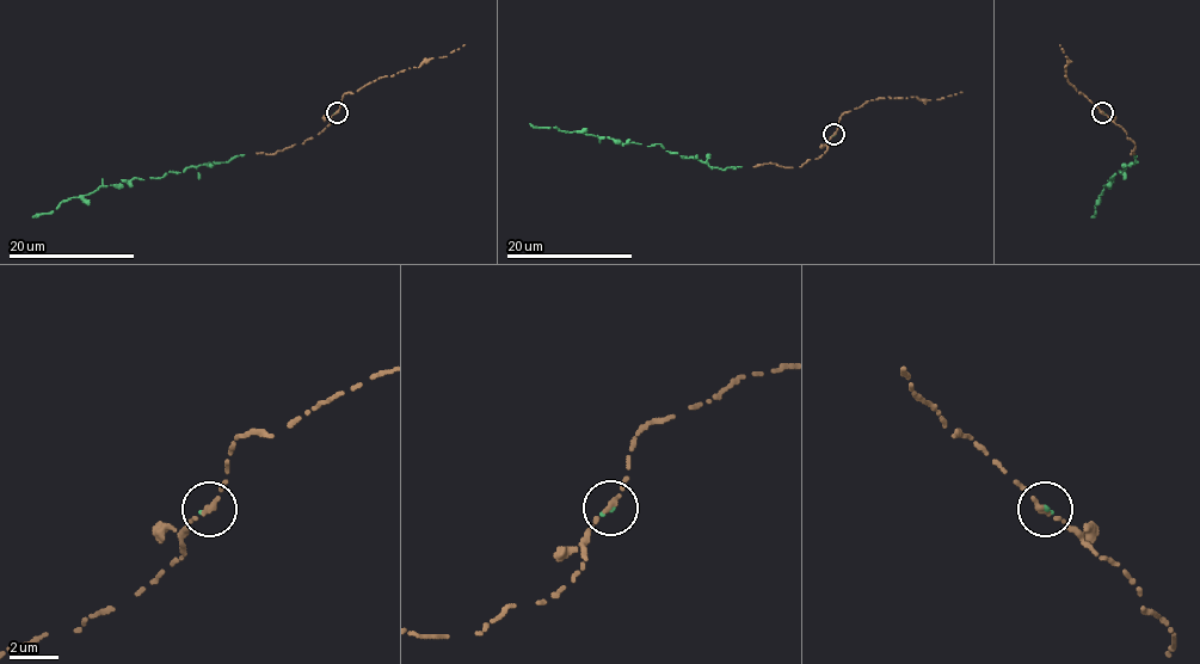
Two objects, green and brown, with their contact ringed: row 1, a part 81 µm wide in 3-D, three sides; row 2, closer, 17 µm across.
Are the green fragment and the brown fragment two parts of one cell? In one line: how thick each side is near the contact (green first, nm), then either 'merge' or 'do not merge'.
110/320 nm | merge

